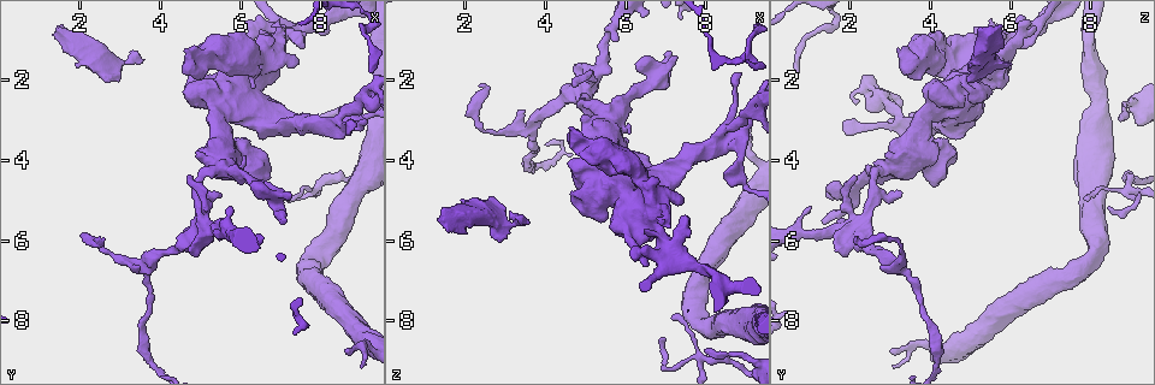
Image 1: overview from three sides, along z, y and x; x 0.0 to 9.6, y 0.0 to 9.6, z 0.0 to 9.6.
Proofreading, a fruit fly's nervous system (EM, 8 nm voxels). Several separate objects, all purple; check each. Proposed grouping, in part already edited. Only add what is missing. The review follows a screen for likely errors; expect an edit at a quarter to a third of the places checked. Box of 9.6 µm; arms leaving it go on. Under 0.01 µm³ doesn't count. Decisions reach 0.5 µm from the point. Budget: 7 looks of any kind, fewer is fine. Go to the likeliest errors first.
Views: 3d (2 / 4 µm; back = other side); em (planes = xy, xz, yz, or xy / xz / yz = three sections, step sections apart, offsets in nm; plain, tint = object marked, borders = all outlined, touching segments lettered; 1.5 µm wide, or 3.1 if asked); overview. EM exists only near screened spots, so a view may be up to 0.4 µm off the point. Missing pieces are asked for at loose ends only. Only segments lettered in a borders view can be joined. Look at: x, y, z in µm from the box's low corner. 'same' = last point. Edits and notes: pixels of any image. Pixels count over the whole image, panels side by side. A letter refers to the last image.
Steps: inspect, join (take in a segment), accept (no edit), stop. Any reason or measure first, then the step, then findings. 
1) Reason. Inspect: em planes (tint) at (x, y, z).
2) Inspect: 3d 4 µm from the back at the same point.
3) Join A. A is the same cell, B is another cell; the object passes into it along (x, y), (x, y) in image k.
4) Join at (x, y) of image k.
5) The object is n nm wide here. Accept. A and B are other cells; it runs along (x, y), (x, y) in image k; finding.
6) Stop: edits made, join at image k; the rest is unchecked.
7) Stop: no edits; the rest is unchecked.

An open end. Inspect: 3d 2 µm at (2.70, 1.65, 5.95).

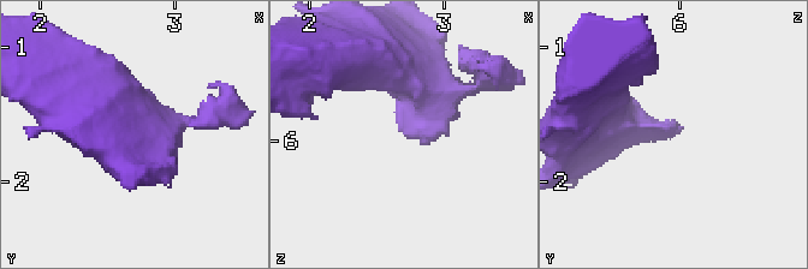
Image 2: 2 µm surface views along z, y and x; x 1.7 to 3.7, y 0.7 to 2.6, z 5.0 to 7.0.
3 arms meet here; shape alone is not enough. Inspect: em yz step 4 (borders) at (2.66, 1.62, 5.94).

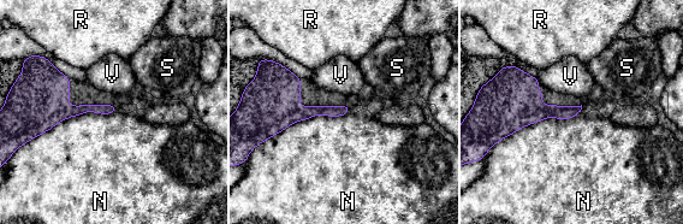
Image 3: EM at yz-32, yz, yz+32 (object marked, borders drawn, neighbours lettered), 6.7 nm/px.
Cut it another way. Inspect: em xz step 4 (borders) at the same point.

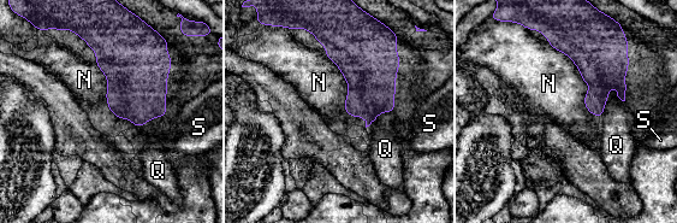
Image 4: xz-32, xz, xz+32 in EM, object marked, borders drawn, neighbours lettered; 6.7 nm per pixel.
Accept. N, Q and S are other cells; a border runs along (547, 42), (574, 63), (599, 118) in image 4; none of them fits.

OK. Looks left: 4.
An open end. Inspect: em 3.1 µm planes (borders) at (7.05, 0.75, 5.10).

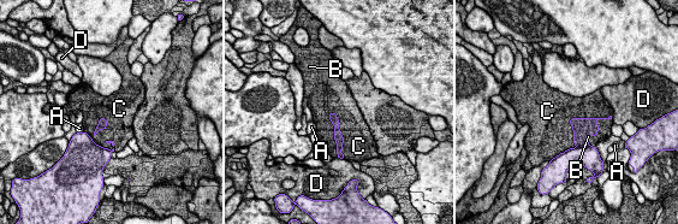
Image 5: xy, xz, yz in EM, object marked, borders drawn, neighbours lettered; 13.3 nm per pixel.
Accept. A, B, C and D are other cells; no lettered segment goes on from it.

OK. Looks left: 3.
An open end. Inspect: em planes (borders) at (2.50, 6.10, 2.05).

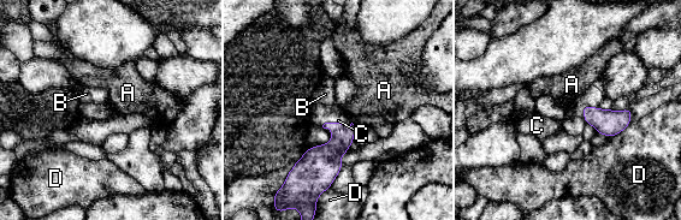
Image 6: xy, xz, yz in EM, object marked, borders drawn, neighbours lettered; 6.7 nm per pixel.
Join C. C is the same cell, A, B and D are other cells; the object passes into it along (325, 159), (338, 124), (320, 113) in image 6; the neuron continues.

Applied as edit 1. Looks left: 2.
Stop: edits made, join at image 6; the rest is unchecked.

